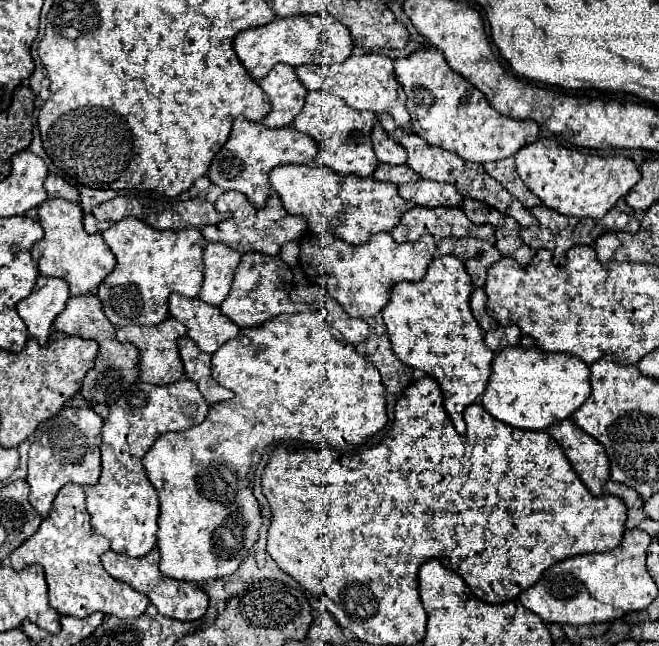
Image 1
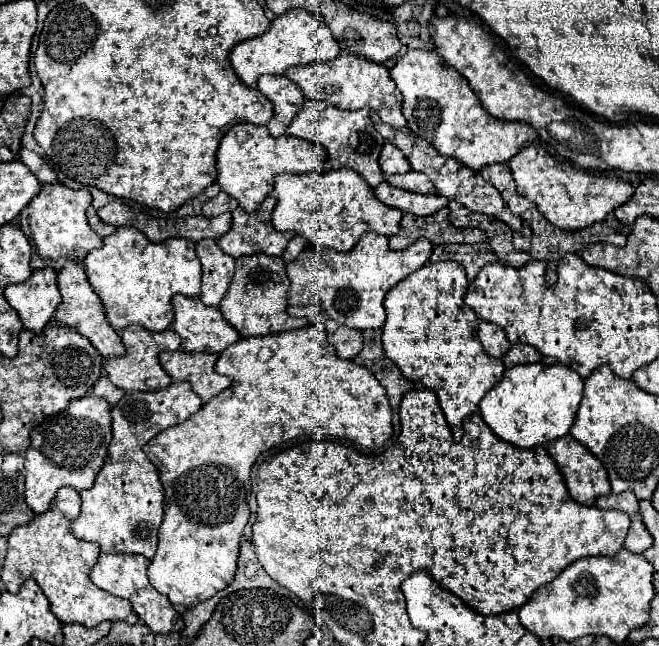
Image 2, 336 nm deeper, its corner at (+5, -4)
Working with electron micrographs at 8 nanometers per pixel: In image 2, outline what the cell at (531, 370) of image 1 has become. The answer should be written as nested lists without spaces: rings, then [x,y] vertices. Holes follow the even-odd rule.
[[[521,364],[509,368],[503,380],[483,396],[479,414],[501,440],[519,448],[533,448],[561,438],[571,430],[581,392],[581,376],[563,364]]]

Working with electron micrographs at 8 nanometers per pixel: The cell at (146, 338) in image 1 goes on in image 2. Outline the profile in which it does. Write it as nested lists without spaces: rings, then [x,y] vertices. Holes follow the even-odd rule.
[[[129,326],[127,330],[123,330],[121,340],[125,346],[125,354],[111,356],[111,358],[107,358],[107,364],[105,364],[107,376],[117,388],[133,390],[133,392],[147,392],[147,390],[161,390],[173,382],[171,376],[161,368],[159,354],[163,350],[181,348],[181,338],[177,332],[173,332],[173,330],[151,332],[151,330],[145,330],[143,326]]]

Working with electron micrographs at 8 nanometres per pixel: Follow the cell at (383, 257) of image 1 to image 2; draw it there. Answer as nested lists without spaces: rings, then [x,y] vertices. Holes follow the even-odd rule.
[[[367,232],[359,238],[357,246],[349,252],[337,252],[331,248],[315,248],[309,244],[295,260],[287,262],[287,276],[291,280],[289,288],[289,304],[305,306],[313,304],[313,298],[321,302],[327,314],[355,330],[371,330],[381,328],[385,324],[383,298],[385,294],[405,276],[423,268],[433,252],[433,244],[429,240],[417,240],[405,250],[391,250],[389,240],[375,232]]]

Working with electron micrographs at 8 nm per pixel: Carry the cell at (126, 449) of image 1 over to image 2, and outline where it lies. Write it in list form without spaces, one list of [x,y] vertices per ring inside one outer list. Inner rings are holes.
[[[171,382],[167,388],[155,392],[131,392],[113,406],[113,440],[109,454],[95,478],[95,486],[81,492],[81,514],[71,528],[75,538],[97,542],[101,552],[153,558],[157,550],[157,530],[163,518],[163,486],[157,468],[143,454],[143,446],[161,430],[185,422],[199,408],[201,398],[191,390],[189,382]]]

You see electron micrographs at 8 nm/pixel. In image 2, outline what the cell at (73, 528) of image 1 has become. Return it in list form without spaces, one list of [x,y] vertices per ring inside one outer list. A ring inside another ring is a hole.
[[[61,488],[57,492],[55,504],[53,508],[49,508],[43,514],[37,514],[29,524],[23,524],[19,528],[15,528],[7,538],[9,538],[9,550],[7,550],[7,558],[1,570],[1,580],[7,586],[7,592],[15,594],[19,592],[21,582],[25,582],[27,578],[33,578],[39,588],[43,590],[43,594],[47,596],[47,600],[51,602],[51,610],[55,612],[55,616],[61,622],[75,622],[75,624],[83,624],[85,628],[95,628],[97,624],[105,622],[105,620],[125,620],[131,612],[131,602],[127,602],[125,598],[115,598],[113,594],[97,588],[91,580],[89,580],[89,572],[95,566],[97,558],[99,558],[99,544],[95,542],[85,542],[79,540],[75,536],[71,536],[71,522],[79,516],[81,512],[81,498],[79,492],[75,488]]]

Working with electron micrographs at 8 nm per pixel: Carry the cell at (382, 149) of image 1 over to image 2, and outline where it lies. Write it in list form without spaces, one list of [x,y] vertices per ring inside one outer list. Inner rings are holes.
[[[385,142],[383,150],[381,150],[379,166],[381,166],[381,170],[383,170],[383,174],[385,174],[385,176],[393,176],[393,174],[407,174],[407,172],[411,170],[411,166],[409,166],[407,158],[403,156],[403,152],[401,152],[397,146],[389,144],[389,142]]]

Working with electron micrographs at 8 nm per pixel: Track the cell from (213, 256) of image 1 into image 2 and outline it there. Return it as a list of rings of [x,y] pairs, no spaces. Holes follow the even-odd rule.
[[[213,238],[197,242],[197,256],[203,266],[203,286],[199,298],[207,306],[219,306],[235,274],[235,258],[225,254]]]

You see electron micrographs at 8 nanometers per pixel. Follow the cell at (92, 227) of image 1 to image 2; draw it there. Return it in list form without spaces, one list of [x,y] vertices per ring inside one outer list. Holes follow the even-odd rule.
[[[91,206],[91,208],[89,208],[89,212],[87,212],[87,220],[89,220],[91,228],[93,228],[101,238],[105,238],[105,236],[109,236],[109,234],[113,234],[113,232],[115,232],[115,226],[105,224],[105,222],[97,216],[97,212],[95,212],[95,208],[93,208],[93,206]]]

